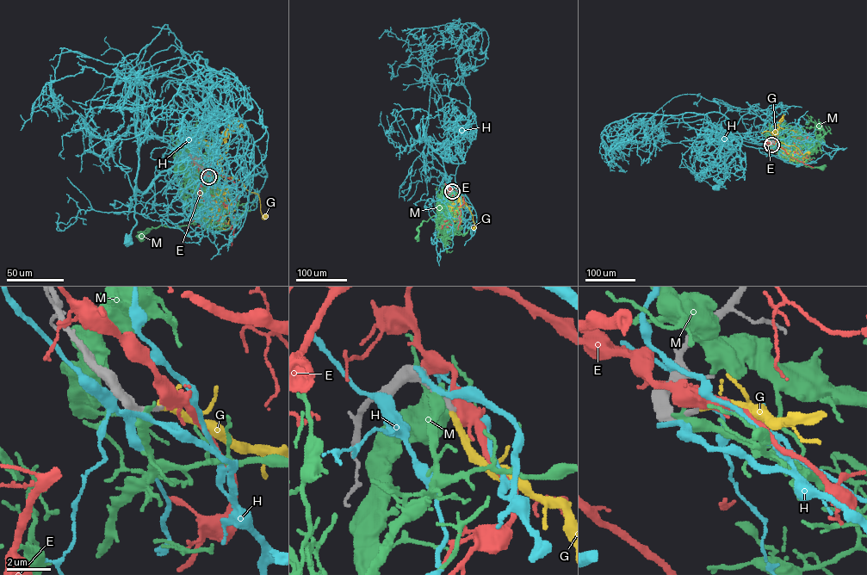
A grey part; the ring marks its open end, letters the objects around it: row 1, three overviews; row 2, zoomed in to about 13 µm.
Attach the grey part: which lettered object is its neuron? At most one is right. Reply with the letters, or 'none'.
G

